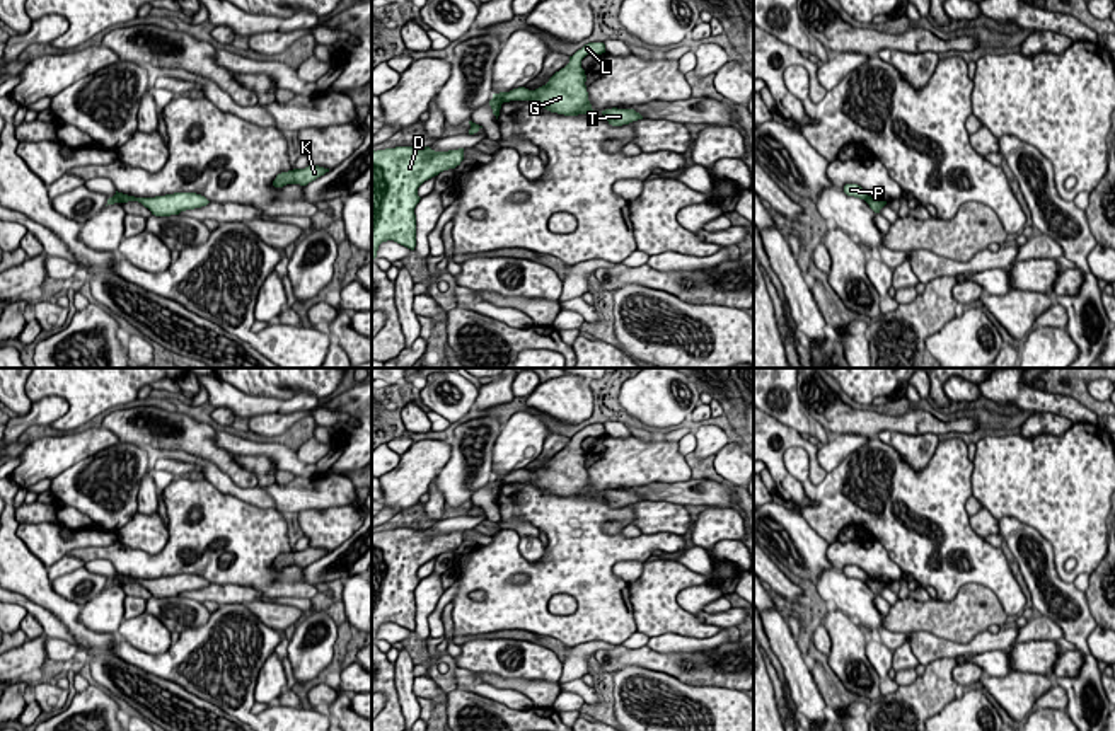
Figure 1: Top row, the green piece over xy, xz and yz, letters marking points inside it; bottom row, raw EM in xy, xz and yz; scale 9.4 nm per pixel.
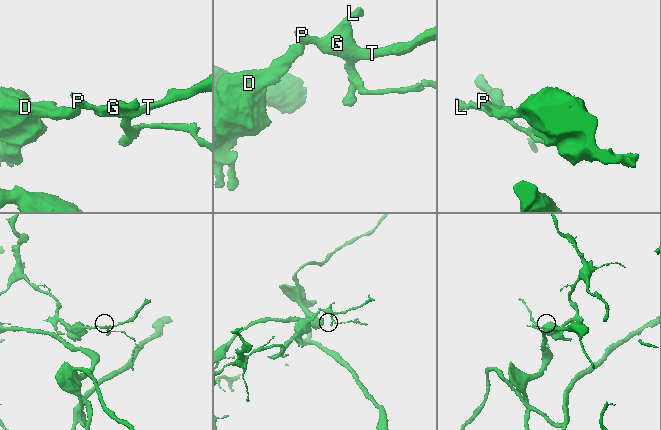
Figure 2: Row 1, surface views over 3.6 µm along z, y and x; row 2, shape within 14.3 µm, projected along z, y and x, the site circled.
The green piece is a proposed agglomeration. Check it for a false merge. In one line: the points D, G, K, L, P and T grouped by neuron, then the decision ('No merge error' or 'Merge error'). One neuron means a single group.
Groups: D / G K L P T. Merge error

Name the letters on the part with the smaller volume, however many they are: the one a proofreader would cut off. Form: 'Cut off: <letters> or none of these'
Cut off: G, K, L, P, T

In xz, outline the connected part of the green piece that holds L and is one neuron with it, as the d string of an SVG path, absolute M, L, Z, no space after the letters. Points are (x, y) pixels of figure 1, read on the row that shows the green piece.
M588 43L569 56L569 63L556 72L549 82L535 90L525 87L513 89L510 92L493 94L493 97L501 99L503 102L510 101L529 101L537 104L551 112L564 116L578 116L593 112L586 92L586 75L581 68L581 60L586 55L602 55L605 53L604 43Z

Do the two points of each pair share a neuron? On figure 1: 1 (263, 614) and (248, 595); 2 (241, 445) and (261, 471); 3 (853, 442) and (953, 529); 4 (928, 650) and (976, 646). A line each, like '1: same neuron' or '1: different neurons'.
1: different neurons
2: different neurons
3: different neurons
4: same neuron

